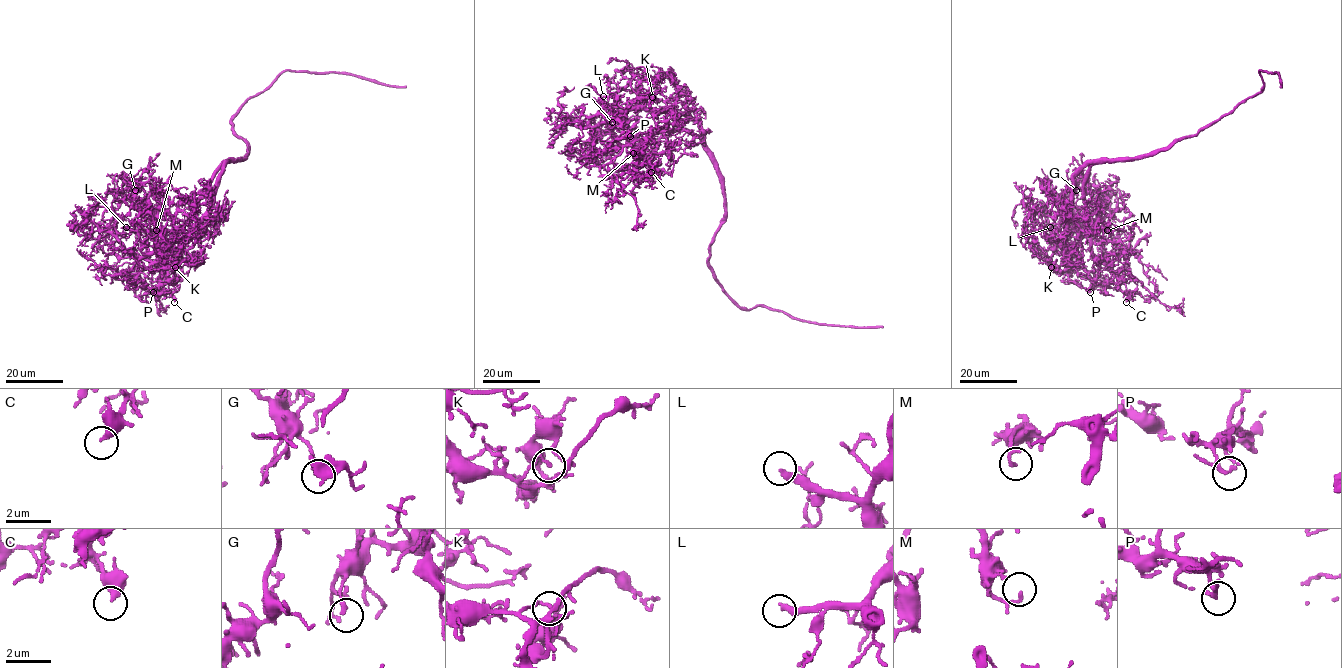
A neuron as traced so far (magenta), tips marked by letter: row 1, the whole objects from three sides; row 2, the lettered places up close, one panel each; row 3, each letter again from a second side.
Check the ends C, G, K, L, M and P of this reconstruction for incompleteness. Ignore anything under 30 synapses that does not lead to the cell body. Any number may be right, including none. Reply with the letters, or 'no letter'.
L

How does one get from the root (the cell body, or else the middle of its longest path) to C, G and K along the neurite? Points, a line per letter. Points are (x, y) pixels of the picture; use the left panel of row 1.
C: (242, 158), (231, 159), (220, 168), (194, 215), (173, 237), (162, 272), (175, 289), (174, 302)
G: (242, 158), (231, 159), (220, 168), (195, 211), (172, 230), (157, 221), (147, 195), (130, 181), (135, 190)
K: (242, 158), (231, 159), (217, 178), (214, 204), (160, 253), (165, 267), (175, 267)

